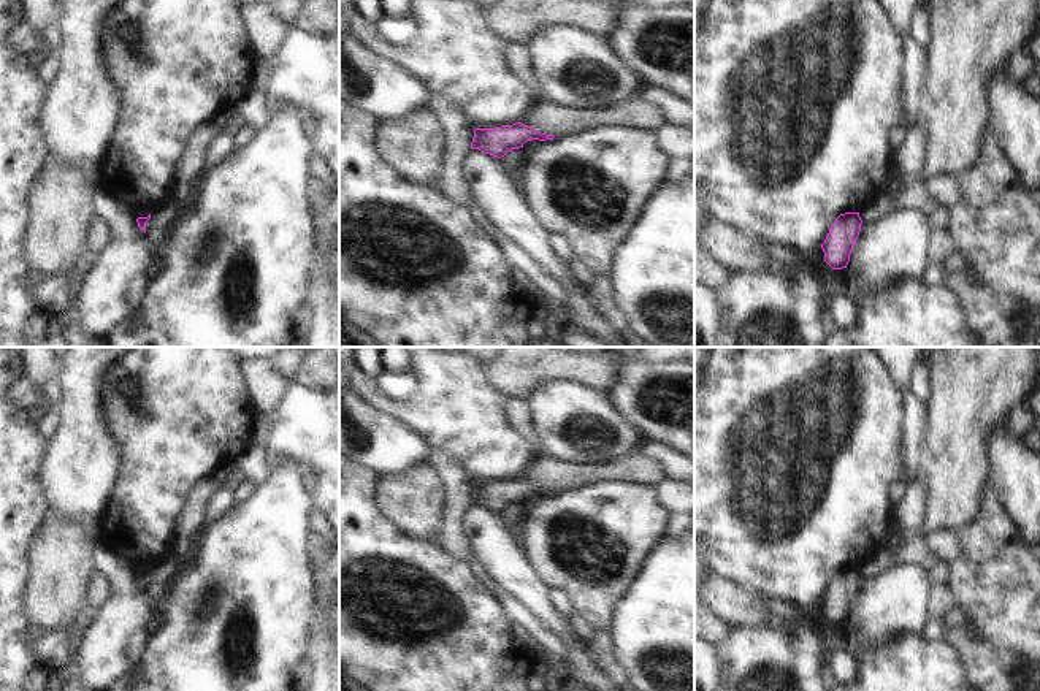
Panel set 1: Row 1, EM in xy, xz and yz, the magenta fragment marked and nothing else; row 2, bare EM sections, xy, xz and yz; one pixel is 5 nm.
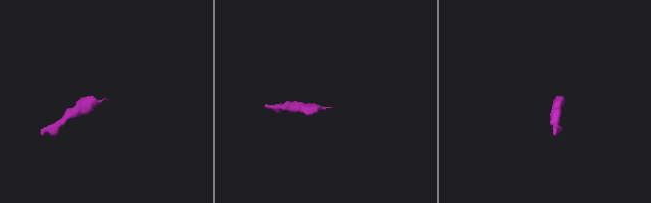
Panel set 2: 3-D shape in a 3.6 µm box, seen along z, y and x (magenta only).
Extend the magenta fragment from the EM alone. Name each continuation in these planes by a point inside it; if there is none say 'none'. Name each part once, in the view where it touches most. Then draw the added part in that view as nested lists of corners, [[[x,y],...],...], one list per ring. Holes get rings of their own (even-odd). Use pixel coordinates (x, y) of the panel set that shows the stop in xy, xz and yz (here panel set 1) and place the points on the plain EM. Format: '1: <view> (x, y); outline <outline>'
1: xz (547, 473); outline [[[637,452],[596,464],[568,464],[537,455],[520,477],[541,488],[561,493],[598,480],[626,480],[655,487],[664,479],[664,471],[656,461]]]

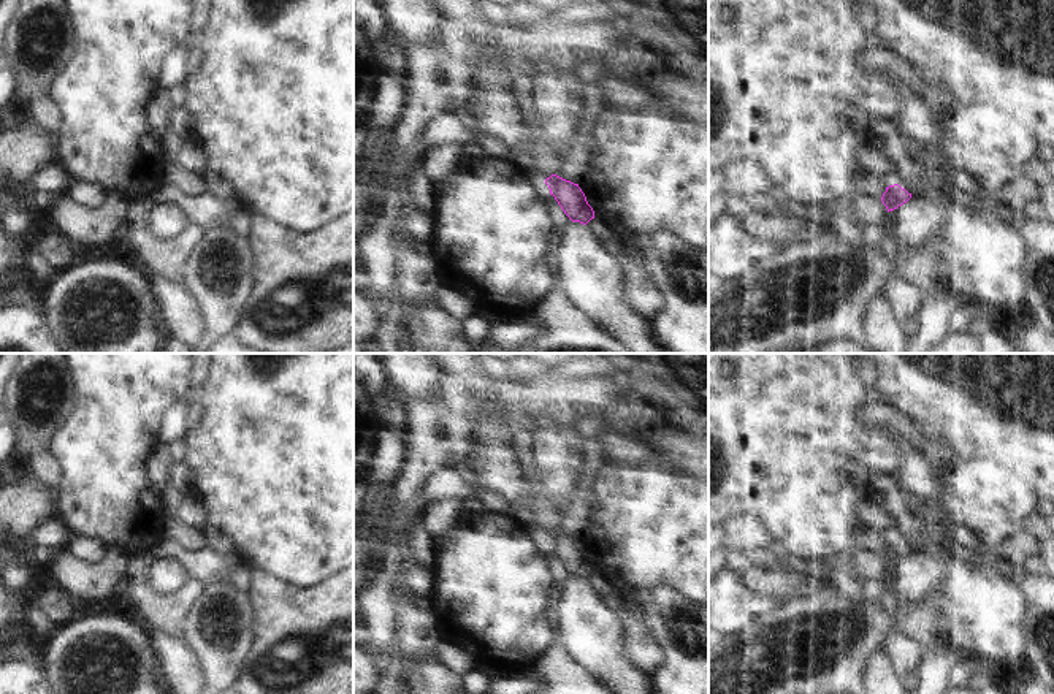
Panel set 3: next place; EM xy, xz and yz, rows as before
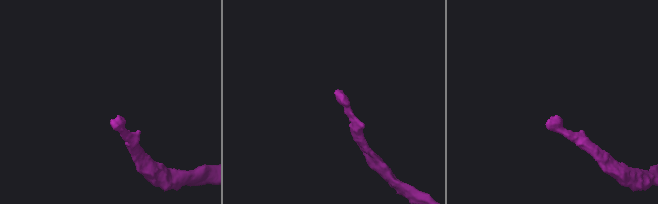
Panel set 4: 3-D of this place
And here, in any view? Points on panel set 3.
1: yz (864, 537); outline [[[864,524],[853,532],[853,539],[856,548],[873,551],[876,555],[881,555],[886,547],[883,534],[876,529],[865,528]]]

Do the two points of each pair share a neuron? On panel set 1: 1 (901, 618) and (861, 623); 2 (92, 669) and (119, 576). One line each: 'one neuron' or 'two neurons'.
1: one neuron
2: one neuron

